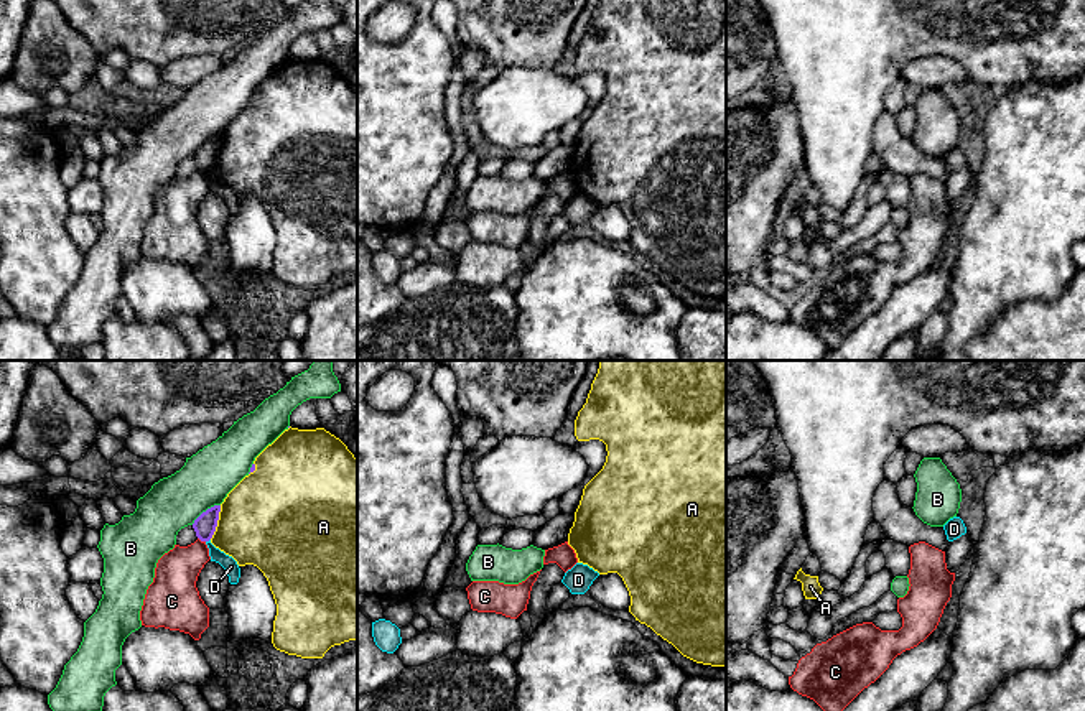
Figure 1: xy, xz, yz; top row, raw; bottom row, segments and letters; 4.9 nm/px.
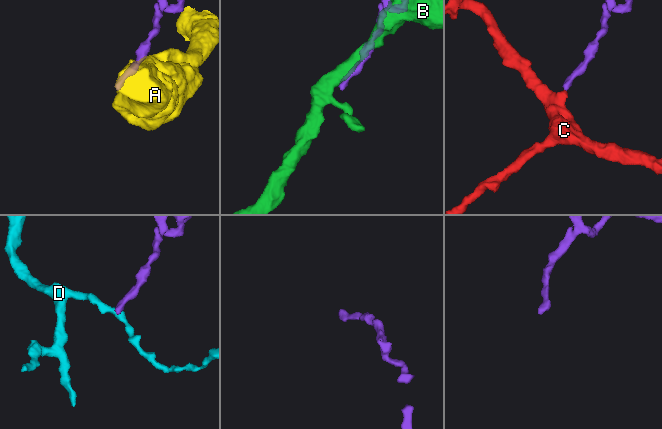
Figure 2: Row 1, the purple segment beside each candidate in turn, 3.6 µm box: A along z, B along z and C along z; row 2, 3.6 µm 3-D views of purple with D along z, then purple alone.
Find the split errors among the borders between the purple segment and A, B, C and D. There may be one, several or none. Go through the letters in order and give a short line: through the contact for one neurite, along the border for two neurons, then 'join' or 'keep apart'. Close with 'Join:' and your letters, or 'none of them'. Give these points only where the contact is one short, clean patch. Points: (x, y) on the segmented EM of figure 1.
A: keep apart
B: keep apart
C: line xy (198, 537), (204, 542); keep apart
D: line xy (209, 539), (206, 542); keep apart
Join: none of them

